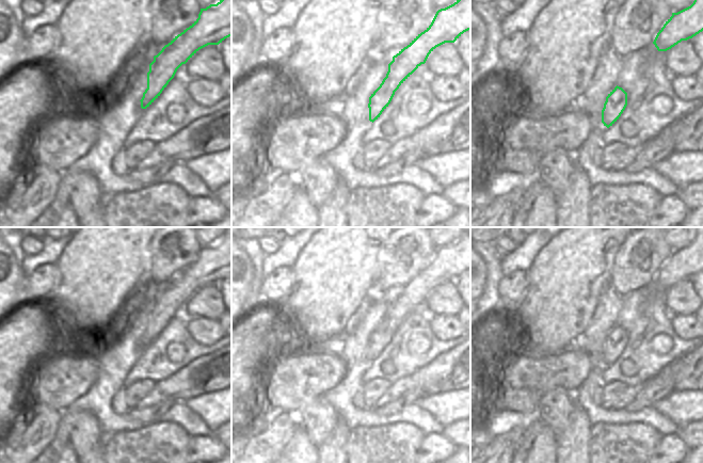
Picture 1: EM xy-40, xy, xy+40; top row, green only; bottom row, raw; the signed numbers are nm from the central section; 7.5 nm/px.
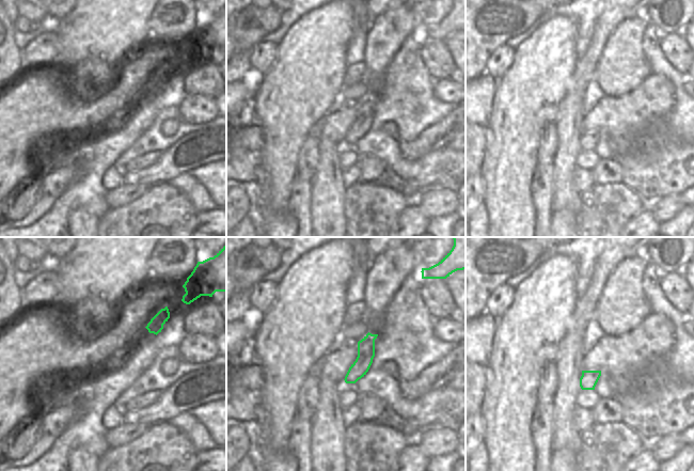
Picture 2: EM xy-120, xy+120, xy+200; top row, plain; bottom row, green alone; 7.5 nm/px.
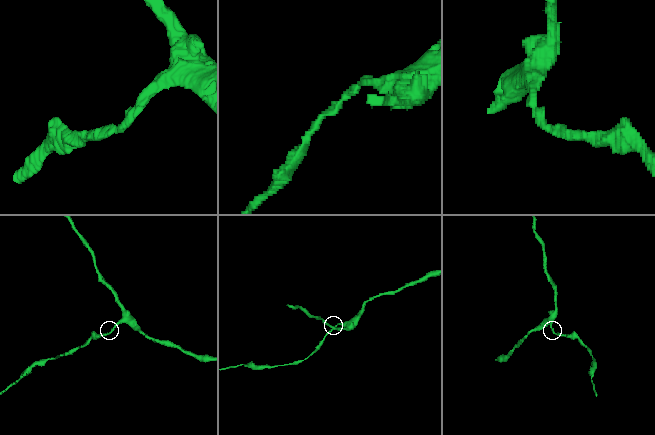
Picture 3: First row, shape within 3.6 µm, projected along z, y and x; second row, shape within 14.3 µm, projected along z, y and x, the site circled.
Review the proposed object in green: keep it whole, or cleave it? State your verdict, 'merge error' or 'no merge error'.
no merge error

